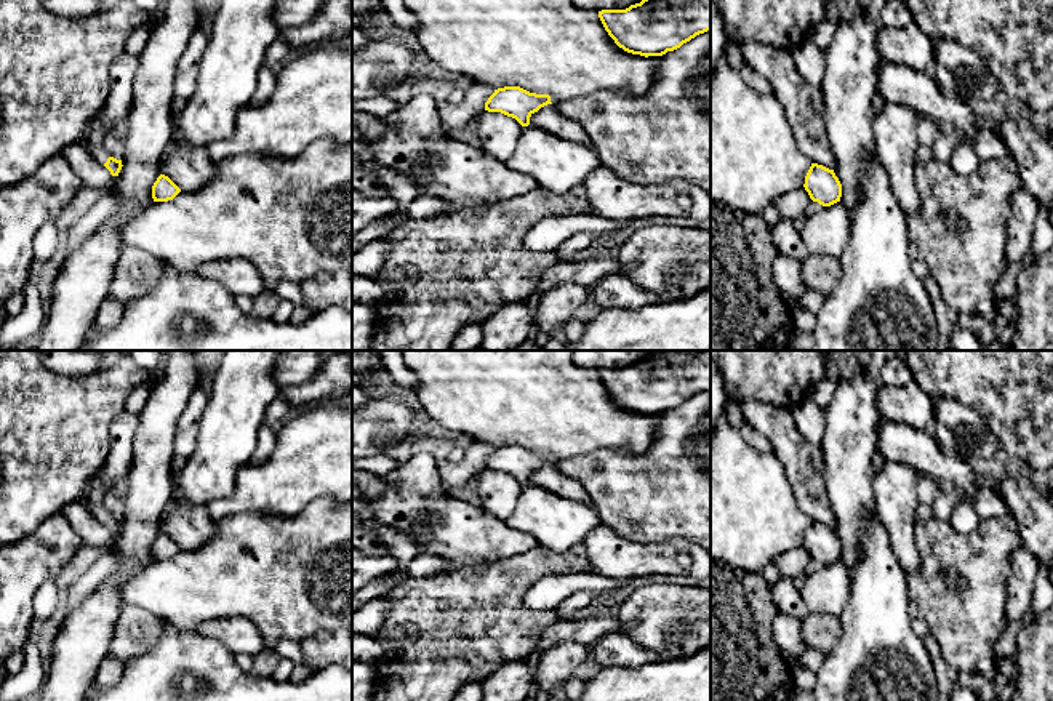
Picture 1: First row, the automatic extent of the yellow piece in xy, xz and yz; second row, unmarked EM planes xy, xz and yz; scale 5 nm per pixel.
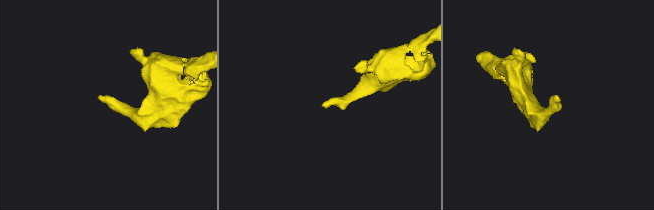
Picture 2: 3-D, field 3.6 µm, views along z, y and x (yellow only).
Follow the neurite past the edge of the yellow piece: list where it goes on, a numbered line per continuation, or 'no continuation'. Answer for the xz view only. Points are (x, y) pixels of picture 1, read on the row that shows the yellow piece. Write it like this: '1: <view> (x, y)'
no continuation

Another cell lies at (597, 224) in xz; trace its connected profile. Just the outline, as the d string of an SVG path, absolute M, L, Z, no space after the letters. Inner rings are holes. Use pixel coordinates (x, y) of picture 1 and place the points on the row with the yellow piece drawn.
M594 214L549 216L533 226L525 238L523 248L530 253L552 253L571 235L592 232L602 235L626 227L632 219L607 219Z

